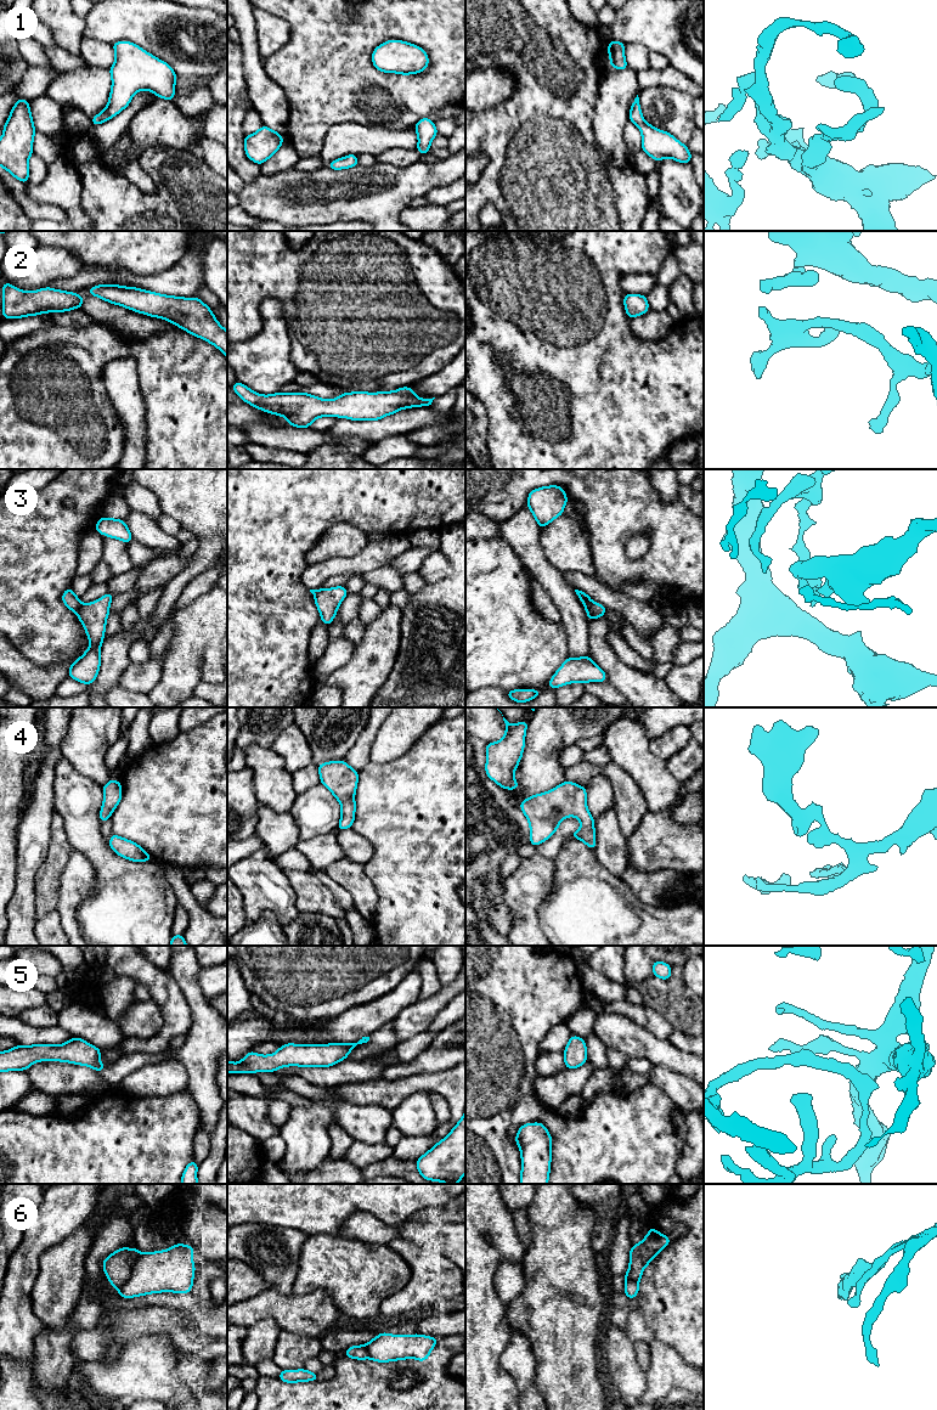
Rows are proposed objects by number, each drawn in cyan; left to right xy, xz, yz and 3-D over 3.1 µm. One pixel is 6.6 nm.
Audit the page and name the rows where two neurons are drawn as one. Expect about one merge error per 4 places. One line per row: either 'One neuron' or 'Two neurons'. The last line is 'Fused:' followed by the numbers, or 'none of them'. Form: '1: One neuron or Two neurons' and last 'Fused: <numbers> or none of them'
1: One neuron
2: One neuron
3: Two neurons
4: One neuron
5: One neuron
6: Two neurons
Fused: 3, 6

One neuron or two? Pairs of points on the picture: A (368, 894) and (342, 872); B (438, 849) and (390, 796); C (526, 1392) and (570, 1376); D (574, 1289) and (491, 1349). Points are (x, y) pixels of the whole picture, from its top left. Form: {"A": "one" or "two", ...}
{"A": "one", "B": "one", "C": "two", "D": "two"}

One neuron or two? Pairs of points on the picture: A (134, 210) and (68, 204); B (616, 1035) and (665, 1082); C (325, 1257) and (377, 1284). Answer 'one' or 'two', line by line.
A: two
B: two
C: one

